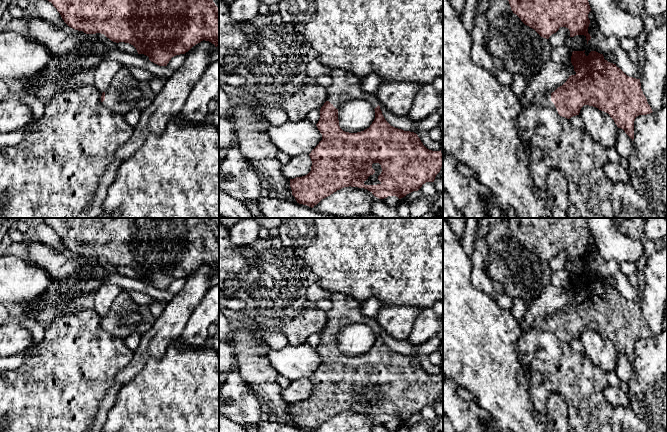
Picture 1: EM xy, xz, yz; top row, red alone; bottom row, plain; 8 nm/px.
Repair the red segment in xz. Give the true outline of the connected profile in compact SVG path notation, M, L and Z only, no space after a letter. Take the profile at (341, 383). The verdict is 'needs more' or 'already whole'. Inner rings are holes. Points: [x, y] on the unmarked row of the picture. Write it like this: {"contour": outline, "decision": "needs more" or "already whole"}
{"contour": "M332 293L331 302L332 306L327 312L327 323L320 333L320 343L316 348L322 358L322 364L309 378L312 385L311 395L305 400L290 403L292 419L295 421L297 427L313 432L322 423L330 420L337 414L349 410L367 413L379 423L384 423L388 420L396 420L401 423L413 415L418 415L426 406L434 406L436 399L443 390L443 378L441 374L429 374L423 369L416 357L391 350L382 338L376 319L365 317L362 314L363 302L359 302L341 293ZM358 323L367 325L372 329L375 334L375 343L370 351L364 355L357 357L345 356L339 350L338 333L342 328ZM373 387L379 387L381 389L382 396L378 400L378 404L381 407L377 409L365 409L364 406L368 401L375 397L375 394L372 392Z", "decision": "needs more"}

